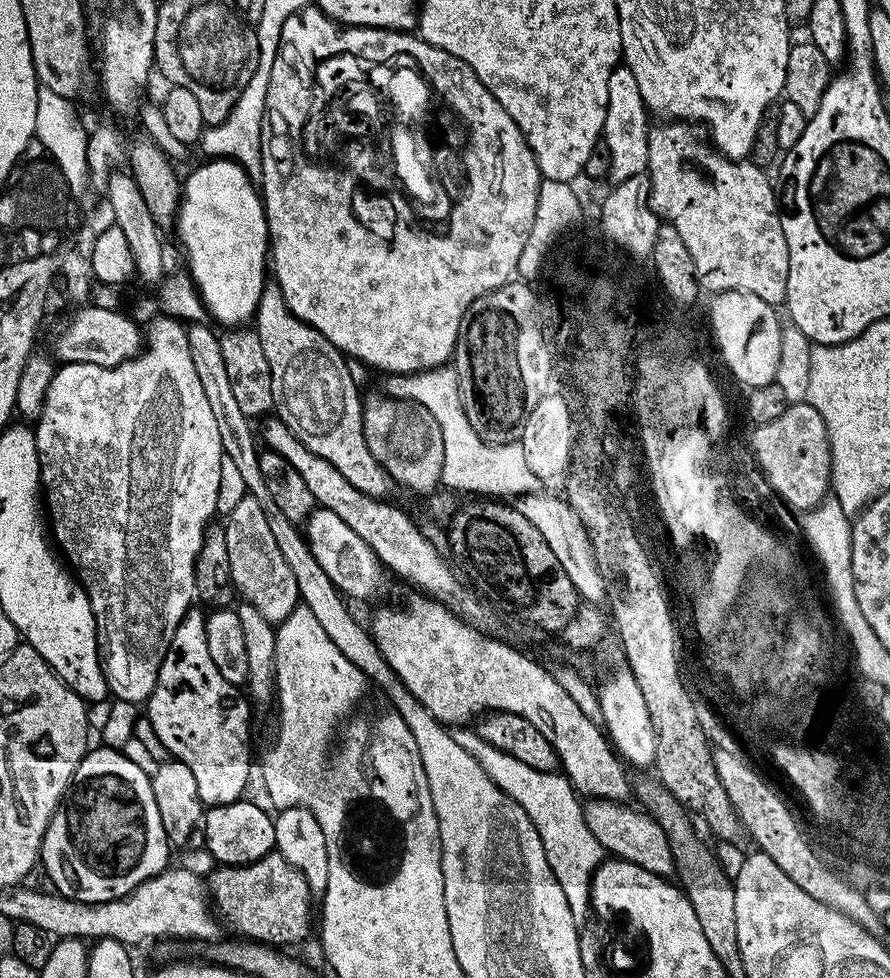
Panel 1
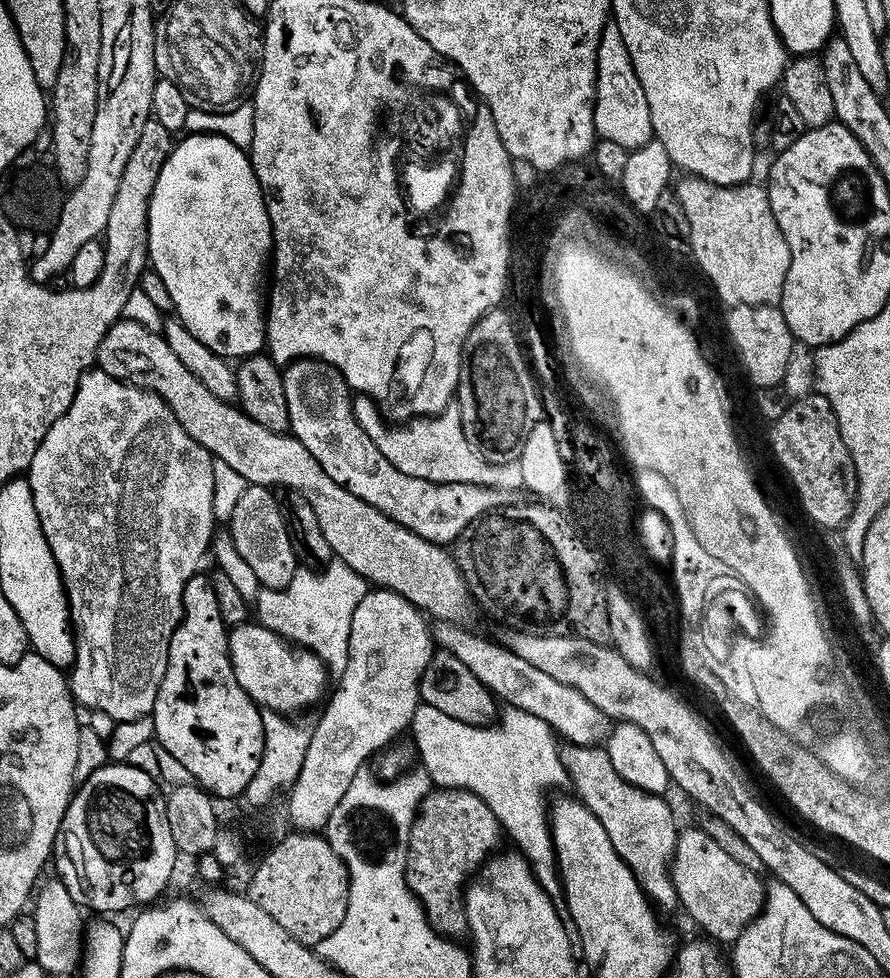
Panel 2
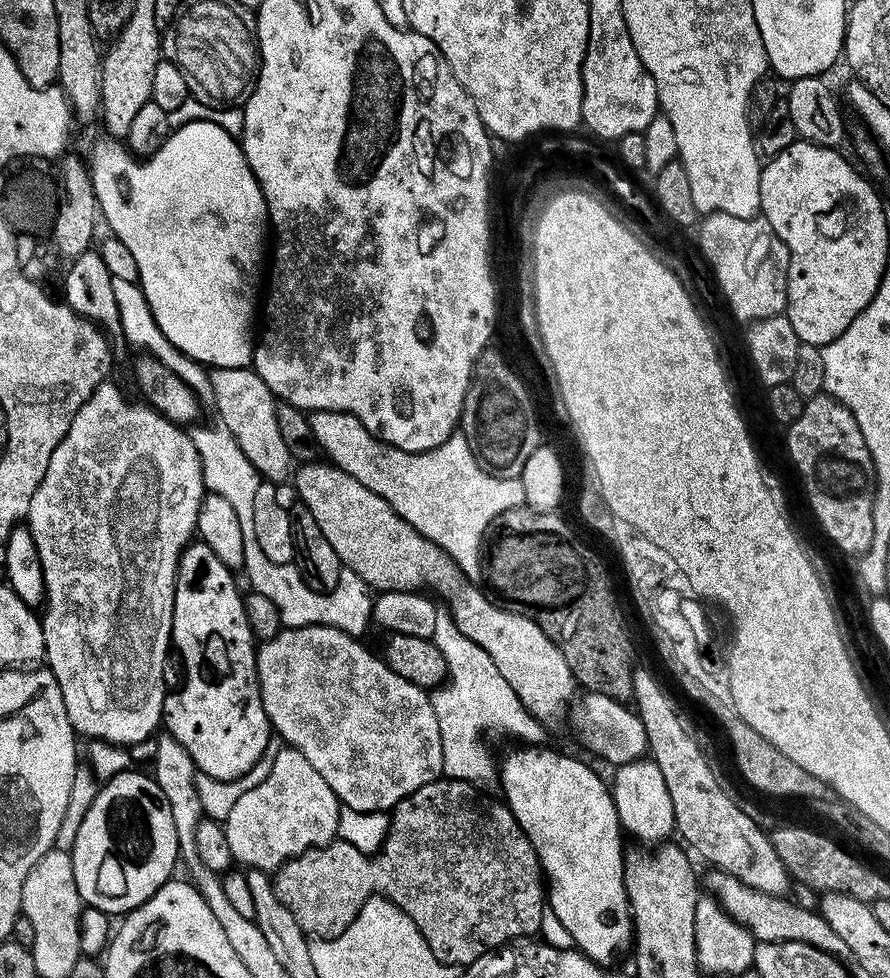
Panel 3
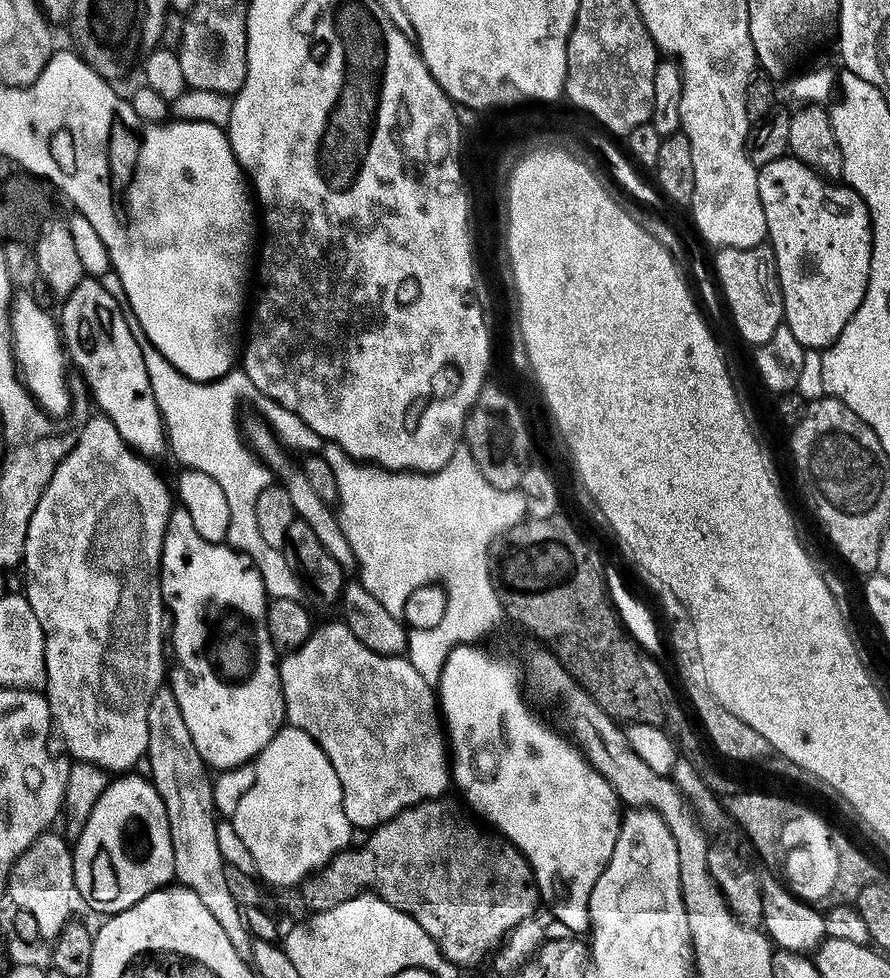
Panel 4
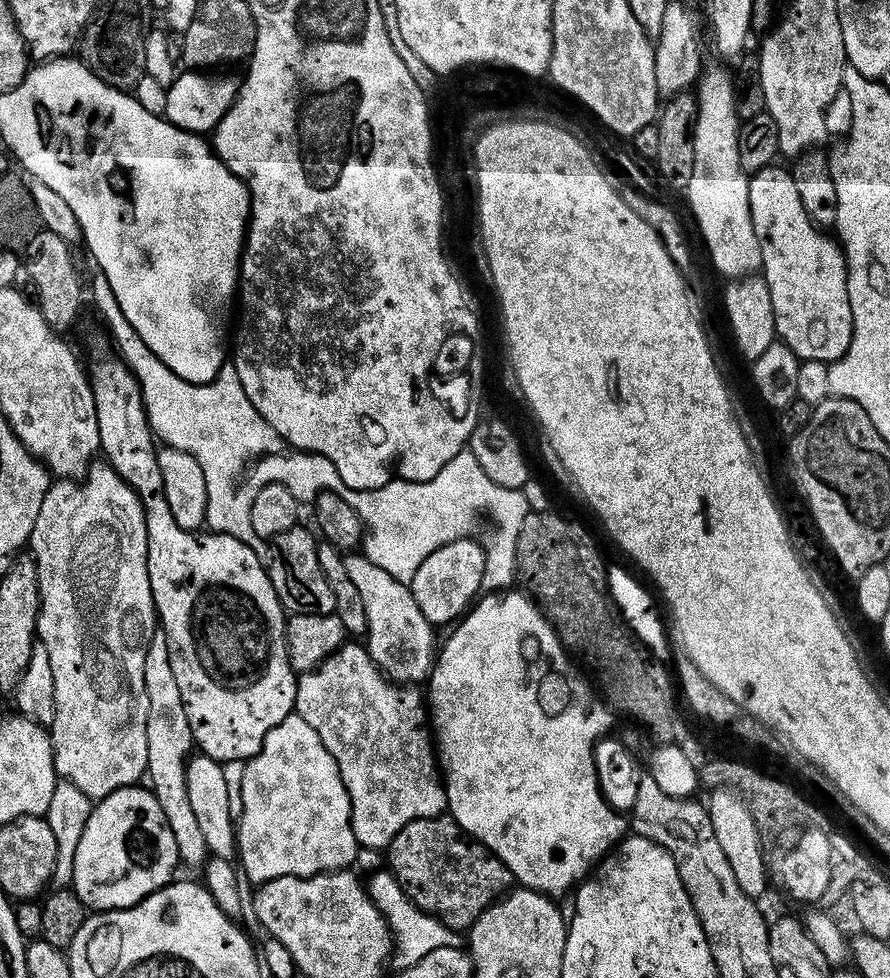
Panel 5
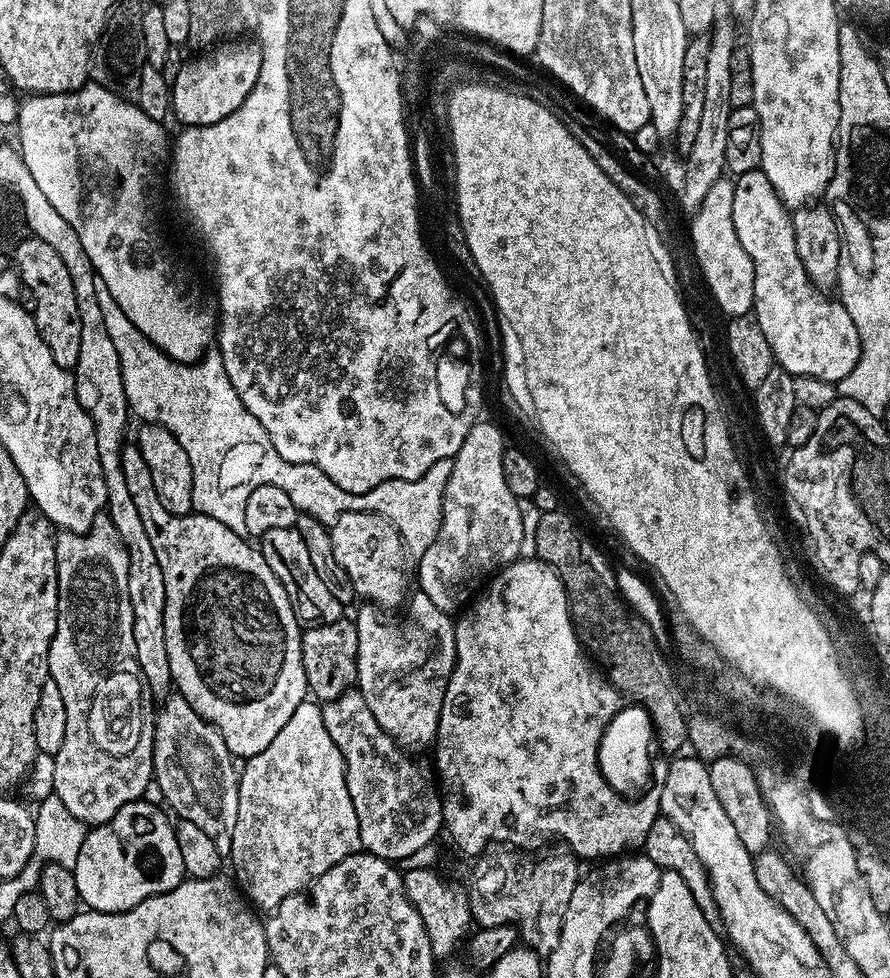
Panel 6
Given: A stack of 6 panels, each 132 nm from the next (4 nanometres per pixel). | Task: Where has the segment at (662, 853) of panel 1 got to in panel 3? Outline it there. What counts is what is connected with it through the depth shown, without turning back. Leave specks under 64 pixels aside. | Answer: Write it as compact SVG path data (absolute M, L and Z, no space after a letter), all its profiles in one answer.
M712 870L709 873L707 891L715 896L716 901L759 943L769 944L789 940L809 944L837 958L845 955L846 942L842 942L842 938L838 938L838 934L830 930L830 926L824 921L819 911L804 910L784 896L771 896L754 890L725 872Z

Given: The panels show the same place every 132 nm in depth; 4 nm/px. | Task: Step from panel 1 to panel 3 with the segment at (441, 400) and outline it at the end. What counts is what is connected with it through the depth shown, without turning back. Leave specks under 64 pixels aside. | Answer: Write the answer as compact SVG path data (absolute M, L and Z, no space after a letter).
M313 412L307 417L310 422L310 430L312 431L312 437L316 440L317 447L322 451L328 453L327 459L342 471L350 474L351 477L357 478L358 482L361 482L362 486L366 486L368 490L374 491L383 500L387 501L388 505L400 517L408 524L414 526L419 533L436 545L438 545L453 561L458 565L460 571L471 580L477 579L477 575L482 572L482 552L480 556L480 544L482 542L482 536L484 532L493 525L496 519L499 519L502 513L508 509L514 509L523 507L525 505L524 500L524 487L519 477L514 479L500 479L497 476L490 475L481 465L477 462L477 458L473 453L472 447L469 446L468 439L465 437L464 432L459 430L453 432L452 436L447 439L442 446L431 448L429 451L424 452L410 452L404 450L398 450L397 447L392 447L388 443L382 443L376 436L371 435L362 422L358 422L356 416L350 415L348 412Z

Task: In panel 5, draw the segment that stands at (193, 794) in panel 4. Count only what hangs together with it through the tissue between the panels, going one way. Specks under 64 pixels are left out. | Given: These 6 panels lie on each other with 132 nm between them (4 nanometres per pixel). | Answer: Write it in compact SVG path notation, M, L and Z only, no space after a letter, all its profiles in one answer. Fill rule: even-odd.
M157 630L146 652L146 698L150 698L150 714L146 714L146 750L148 751L147 783L166 814L170 834L178 846L179 863L188 868L203 869L204 861L210 853L206 838L190 806L190 797L186 794L186 770L190 753L194 748L190 722L186 718L186 706L182 706L182 694L170 670L170 650L166 646L166 634ZM189 751L189 752L188 752ZM152 783L152 784L151 784Z

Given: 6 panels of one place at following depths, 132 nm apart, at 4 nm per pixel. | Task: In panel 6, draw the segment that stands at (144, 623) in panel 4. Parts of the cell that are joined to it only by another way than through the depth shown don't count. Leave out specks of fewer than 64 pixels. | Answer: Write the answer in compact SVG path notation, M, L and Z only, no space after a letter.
M100 518L93 523L92 527L87 532L65 532L61 531L55 537L56 542L56 633L50 642L50 650L48 651L48 667L46 669L47 675L56 683L58 690L62 693L62 703L66 706L66 738L62 742L62 746L58 750L58 754L54 758L54 786L53 793L56 793L58 798L65 803L65 806L75 814L80 820L88 826L95 826L104 824L113 816L116 811L122 806L128 804L132 800L139 800L145 795L144 791L153 783L153 748L155 746L155 726L154 723L144 730L142 742L140 742L140 750L138 752L110 752L104 746L98 744L98 740L92 734L90 728L90 718L92 718L92 708L94 702L88 702L88 696L92 696L94 690L102 690L102 686L120 674L132 676L134 680L146 682L146 678L142 674L142 670L138 666L138 658L134 650L134 626L132 625L132 601L126 595L128 586L128 552L125 550L123 544L120 543L120 537L116 535L116 527L112 525L111 519Z

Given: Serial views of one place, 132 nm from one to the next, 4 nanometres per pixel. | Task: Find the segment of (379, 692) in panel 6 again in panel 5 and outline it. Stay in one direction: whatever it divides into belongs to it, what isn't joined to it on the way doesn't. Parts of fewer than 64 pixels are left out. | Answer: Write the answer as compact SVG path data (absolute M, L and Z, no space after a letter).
M352 550L344 556L346 574L354 582L358 594L362 594L364 623L366 625L366 647L370 658L380 667L389 680L400 686L416 686L432 675L432 666L438 655L438 640L434 626L418 610L414 594L407 583L391 577L376 566L370 558Z

